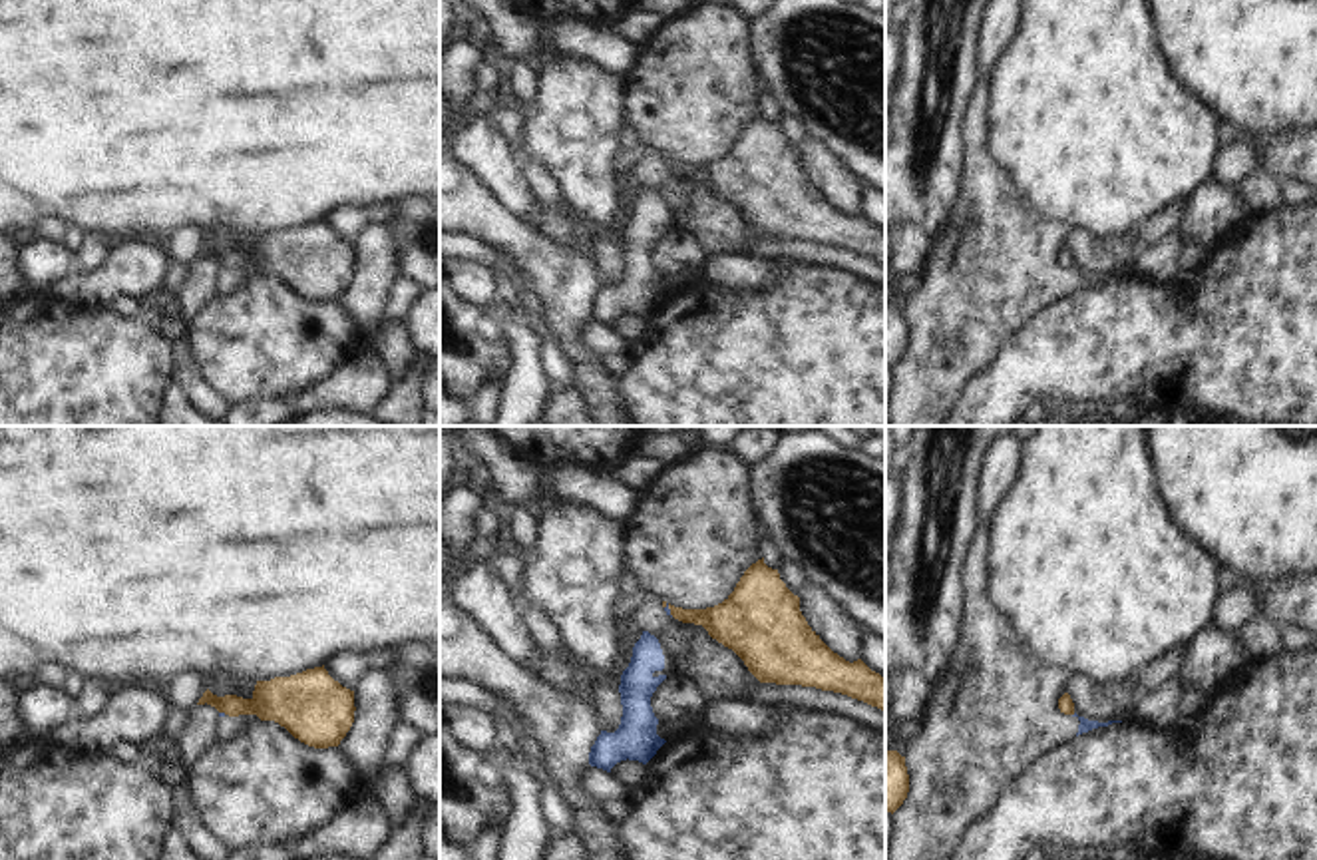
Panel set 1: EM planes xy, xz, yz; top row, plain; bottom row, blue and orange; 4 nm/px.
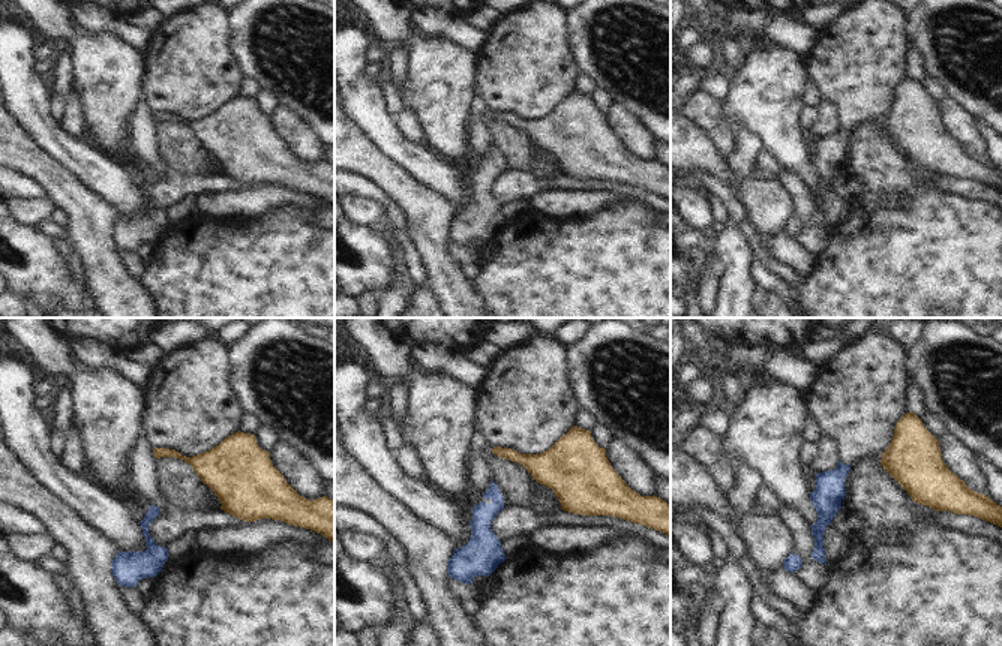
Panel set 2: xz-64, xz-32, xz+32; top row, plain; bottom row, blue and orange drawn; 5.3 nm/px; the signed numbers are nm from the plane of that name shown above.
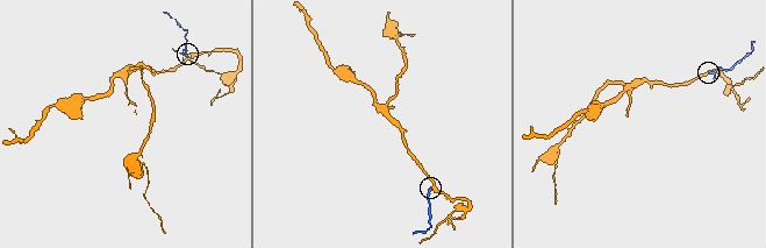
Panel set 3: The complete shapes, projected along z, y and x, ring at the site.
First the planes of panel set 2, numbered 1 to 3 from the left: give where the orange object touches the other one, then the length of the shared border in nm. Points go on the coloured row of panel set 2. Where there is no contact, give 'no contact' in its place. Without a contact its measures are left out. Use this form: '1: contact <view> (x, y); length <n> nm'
1: no contact
2: no contact
3: no contact

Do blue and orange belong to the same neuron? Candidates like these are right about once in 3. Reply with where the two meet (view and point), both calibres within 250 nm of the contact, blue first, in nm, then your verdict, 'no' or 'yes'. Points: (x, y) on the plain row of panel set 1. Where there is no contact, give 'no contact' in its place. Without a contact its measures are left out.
xz (669, 164) | 20/170 nm | no

